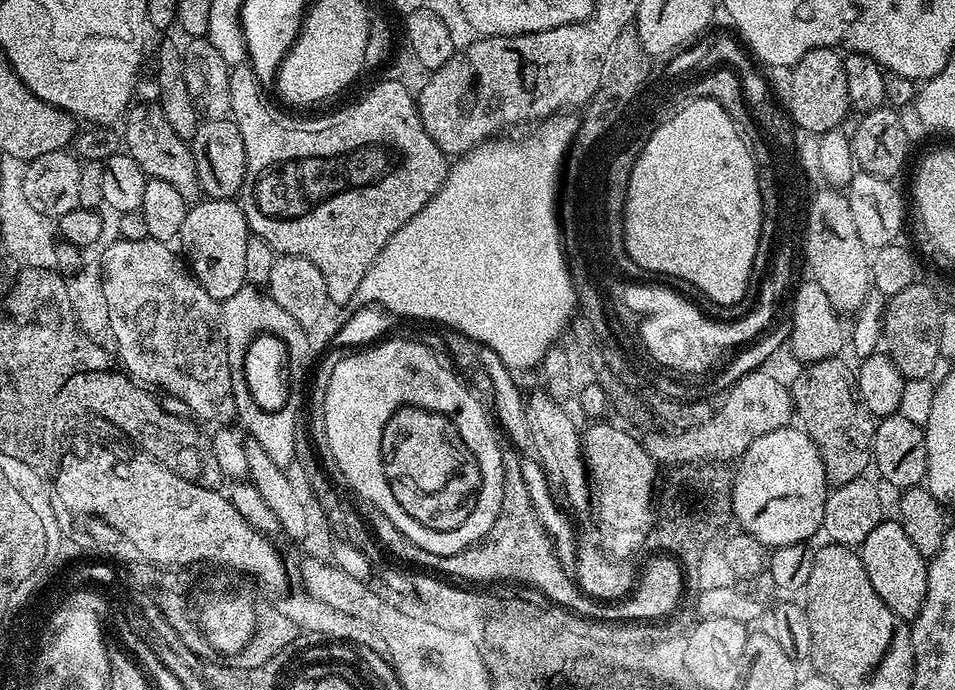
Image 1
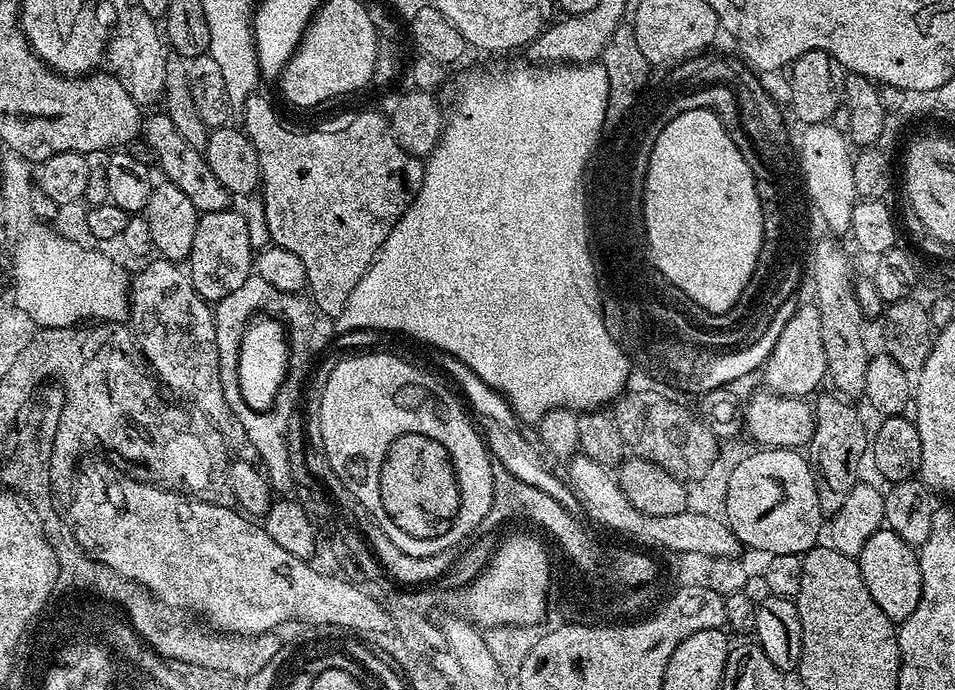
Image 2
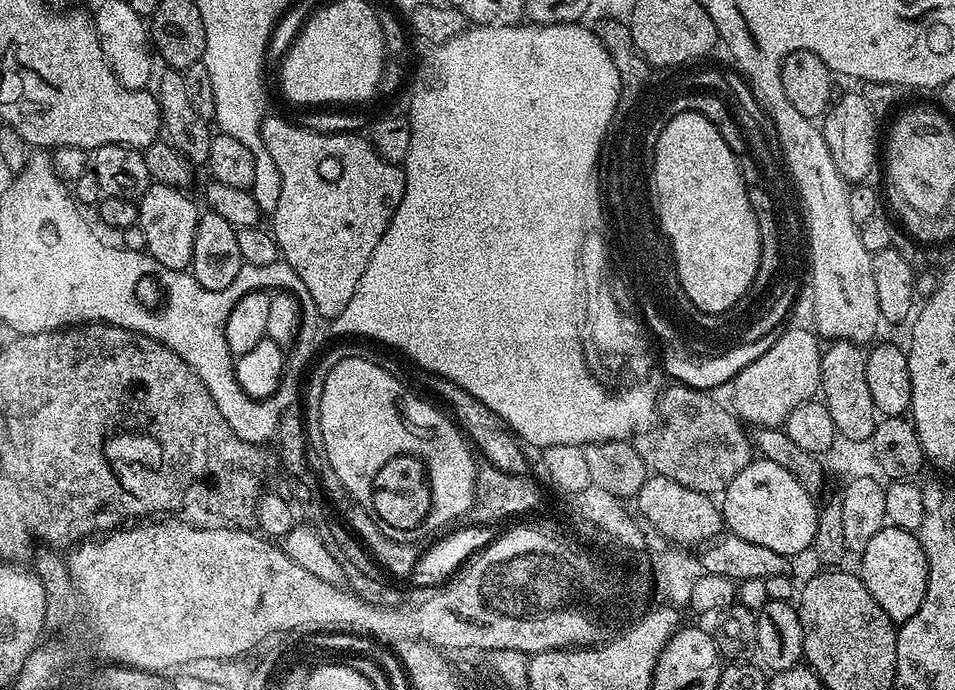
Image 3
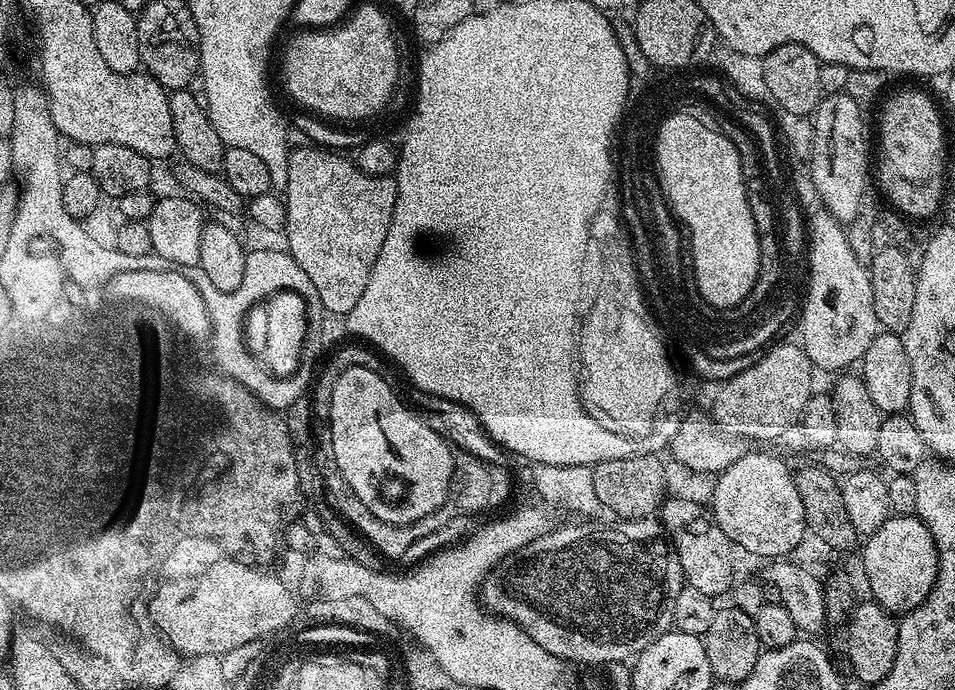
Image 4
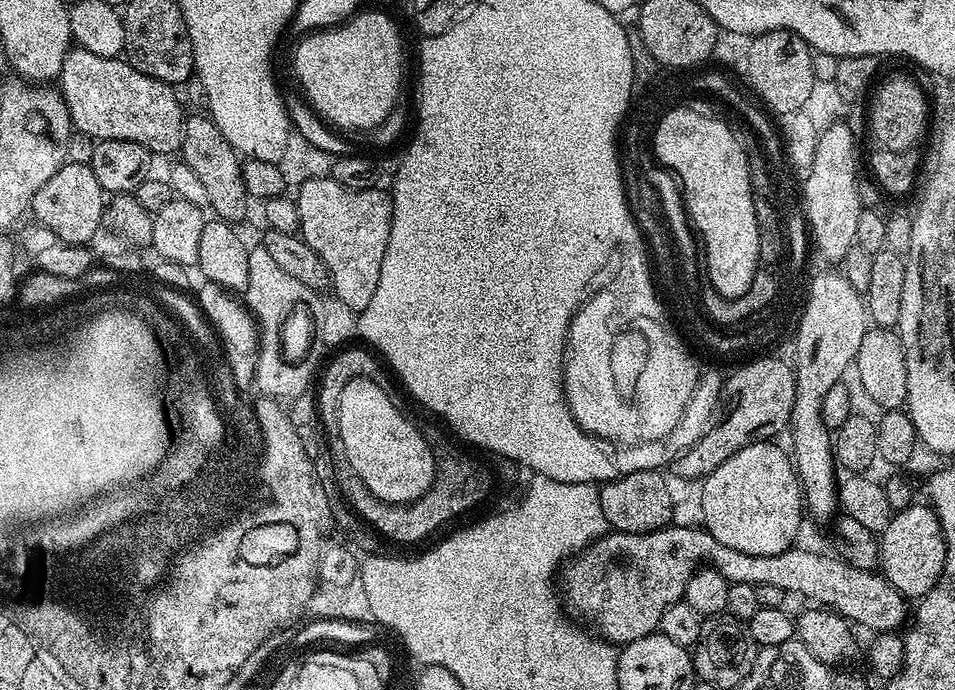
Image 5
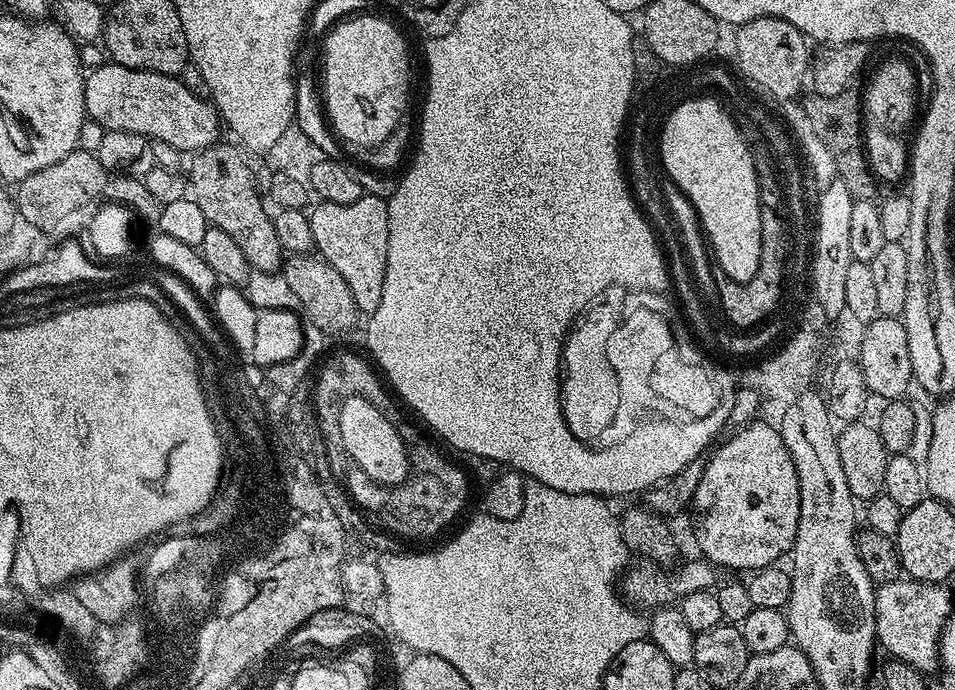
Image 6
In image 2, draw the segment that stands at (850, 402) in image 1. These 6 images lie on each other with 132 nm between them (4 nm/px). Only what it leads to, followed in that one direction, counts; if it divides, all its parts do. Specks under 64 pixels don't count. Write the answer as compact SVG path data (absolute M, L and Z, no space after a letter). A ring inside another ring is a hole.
M831 395L815 397L816 429L814 438L810 438L806 449L807 459L812 465L812 475L816 478L818 506L821 513L828 518L838 514L838 510L842 510L846 494L850 494L850 490L858 482L856 471L860 468L860 459L863 456L865 459L870 448L869 429L868 432L864 429L859 414L848 405L851 403L839 395Z

